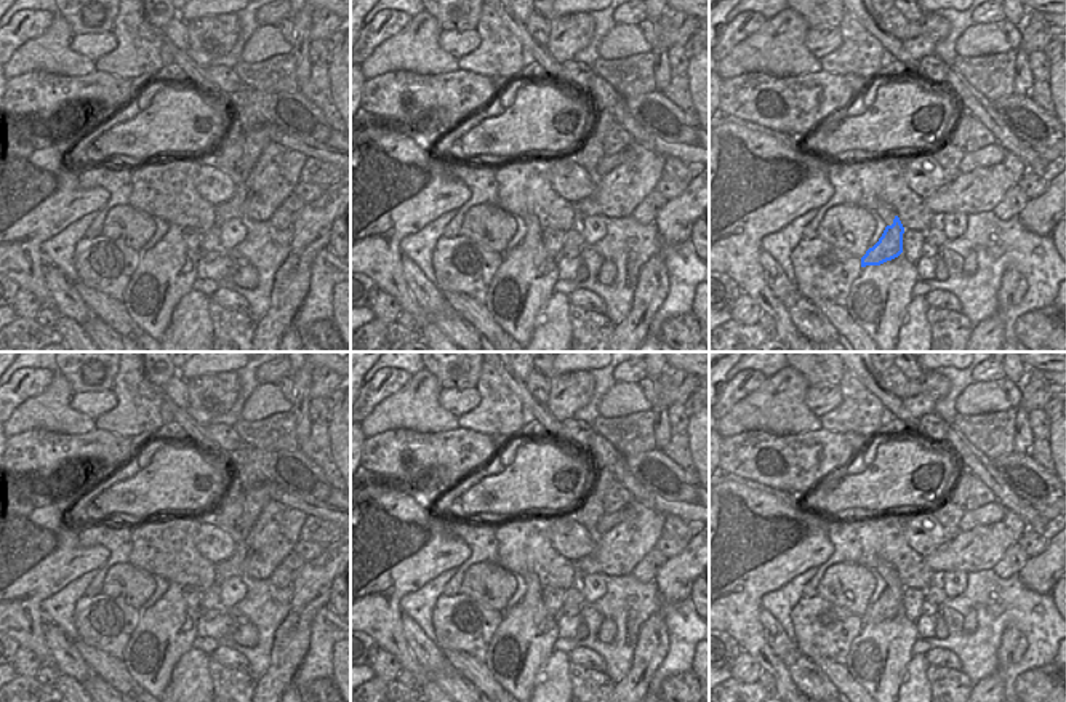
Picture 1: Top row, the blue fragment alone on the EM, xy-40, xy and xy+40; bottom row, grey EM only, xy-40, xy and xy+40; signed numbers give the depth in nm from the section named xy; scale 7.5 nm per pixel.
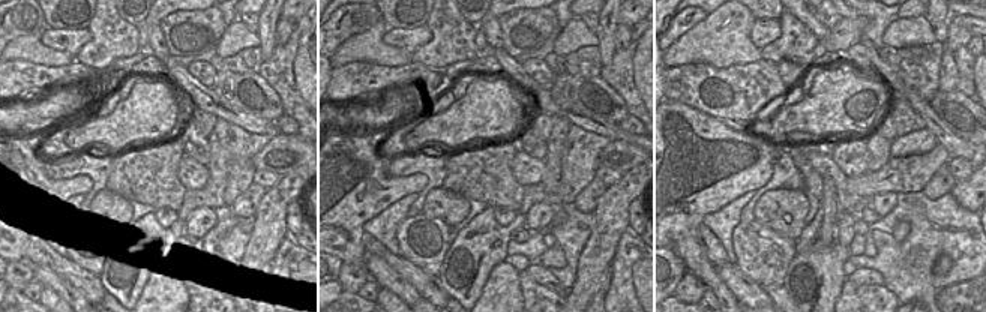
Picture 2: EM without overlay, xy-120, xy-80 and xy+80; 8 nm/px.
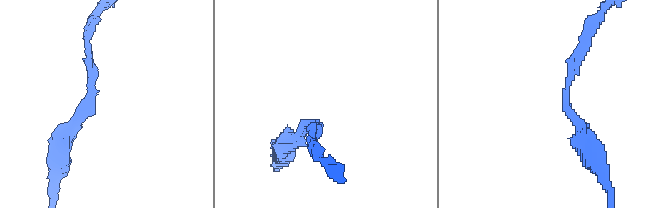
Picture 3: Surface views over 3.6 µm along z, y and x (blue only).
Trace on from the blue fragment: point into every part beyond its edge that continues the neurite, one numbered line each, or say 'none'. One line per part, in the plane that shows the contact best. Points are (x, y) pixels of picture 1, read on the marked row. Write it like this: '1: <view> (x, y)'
none

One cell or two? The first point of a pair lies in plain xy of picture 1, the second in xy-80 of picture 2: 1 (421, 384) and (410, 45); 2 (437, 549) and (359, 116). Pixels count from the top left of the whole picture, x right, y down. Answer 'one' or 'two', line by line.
1: two
2: two

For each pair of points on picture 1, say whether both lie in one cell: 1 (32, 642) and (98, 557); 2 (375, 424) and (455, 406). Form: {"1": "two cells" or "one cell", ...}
{"1": "one cell", "2": "two cells"}

